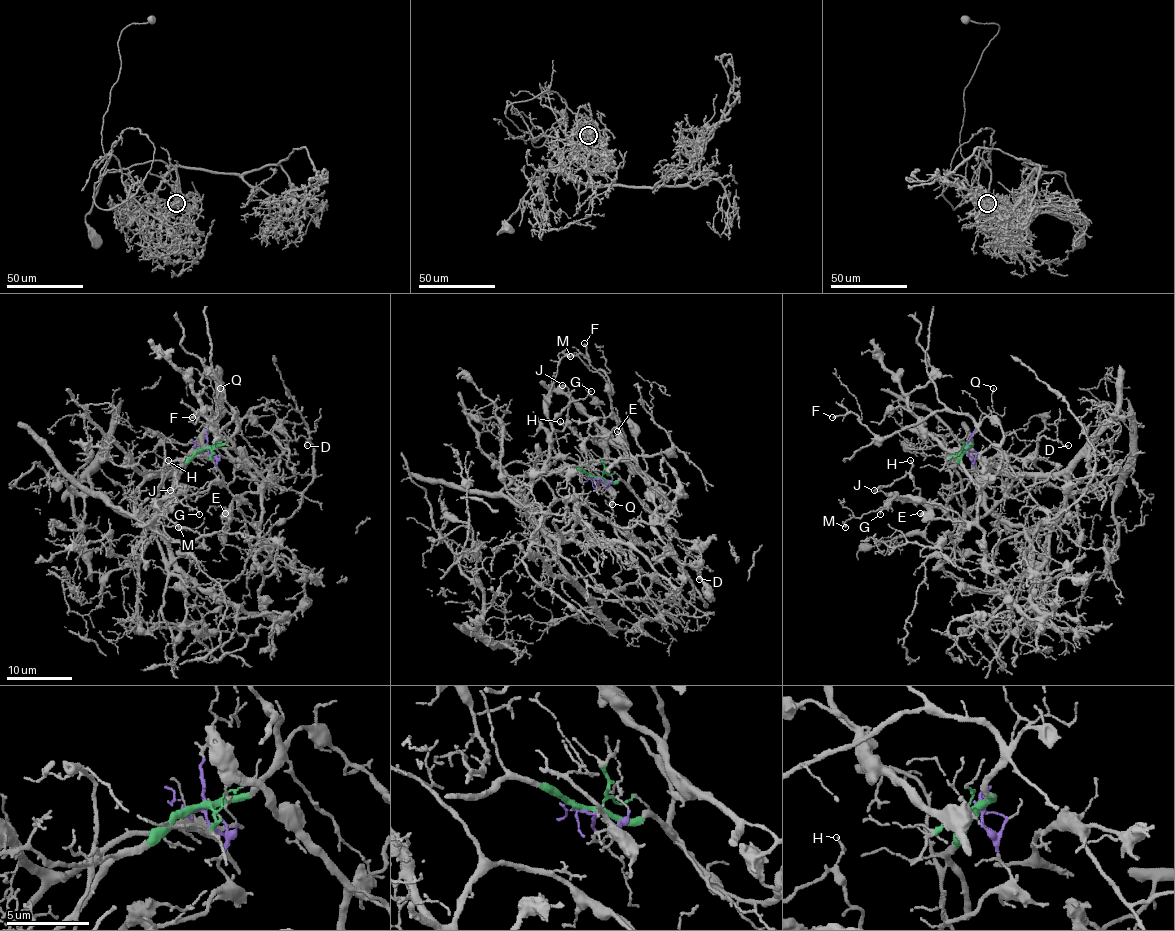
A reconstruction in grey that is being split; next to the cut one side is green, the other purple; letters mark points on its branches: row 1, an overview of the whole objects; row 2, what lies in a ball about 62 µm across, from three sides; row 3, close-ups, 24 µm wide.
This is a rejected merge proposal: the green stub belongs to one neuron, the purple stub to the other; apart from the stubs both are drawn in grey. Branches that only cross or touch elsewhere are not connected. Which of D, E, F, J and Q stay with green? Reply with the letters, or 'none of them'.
D, E, F

